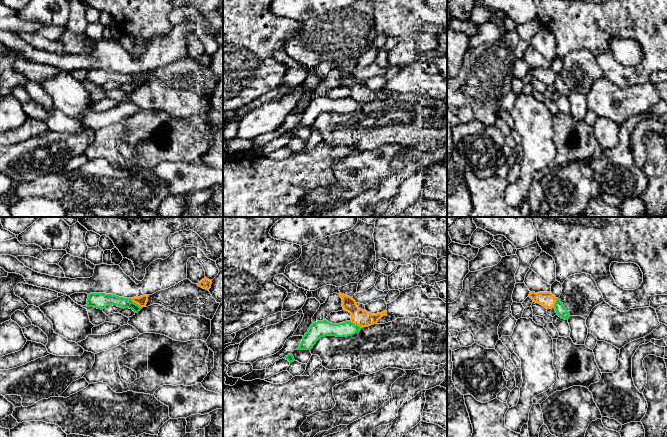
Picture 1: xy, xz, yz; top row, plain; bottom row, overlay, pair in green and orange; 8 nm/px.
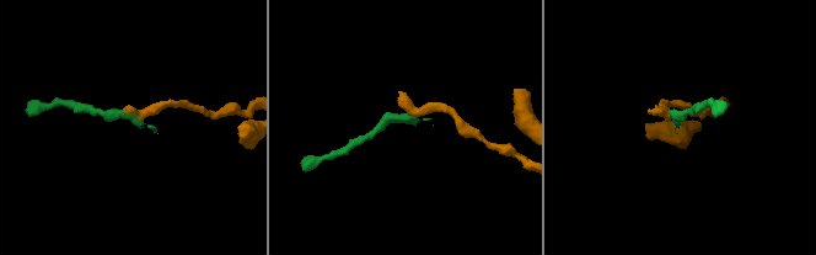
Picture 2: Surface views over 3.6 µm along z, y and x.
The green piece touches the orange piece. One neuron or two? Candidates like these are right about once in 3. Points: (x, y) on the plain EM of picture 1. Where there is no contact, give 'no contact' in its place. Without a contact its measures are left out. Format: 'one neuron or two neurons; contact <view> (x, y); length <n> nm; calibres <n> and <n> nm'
two neurons; contact xy (135, 79); length 130 nm; calibres 100 and 80 nm

